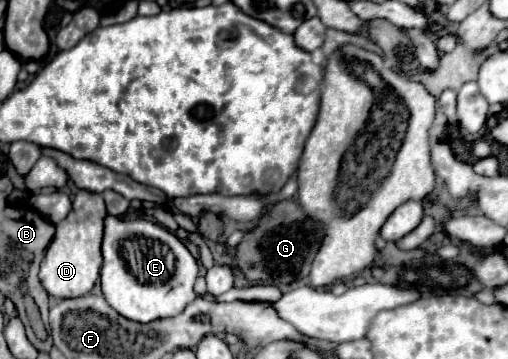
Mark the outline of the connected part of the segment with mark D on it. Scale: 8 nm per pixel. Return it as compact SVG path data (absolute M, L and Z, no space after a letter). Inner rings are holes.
M79 190L73 208L65 220L61 220L55 228L55 236L47 248L47 254L41 262L39 280L45 286L45 290L59 300L65 298L79 298L91 292L95 286L99 272L101 272L101 242L103 242L103 224L107 218L105 200L101 194Z

